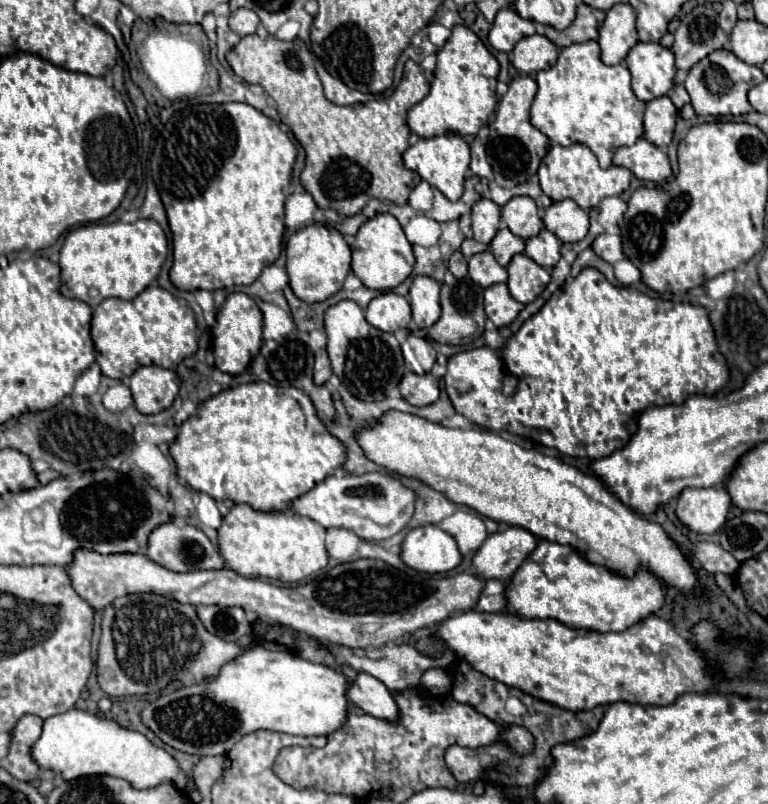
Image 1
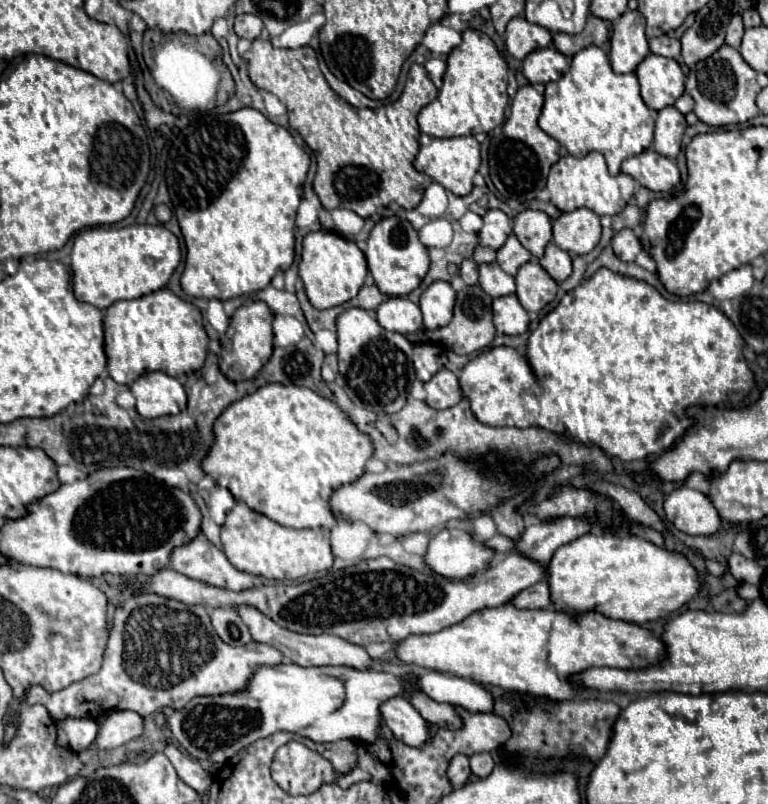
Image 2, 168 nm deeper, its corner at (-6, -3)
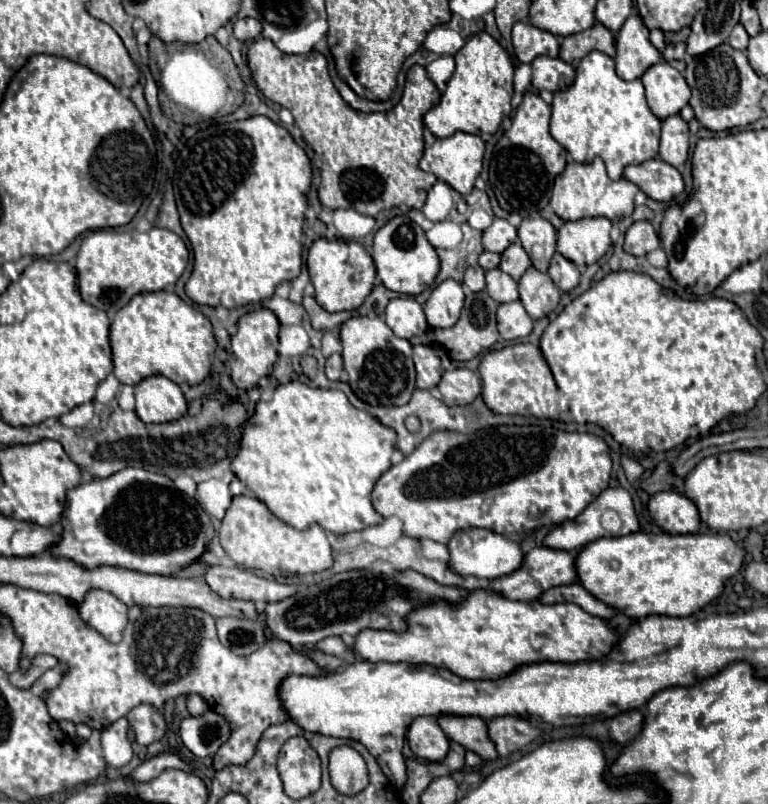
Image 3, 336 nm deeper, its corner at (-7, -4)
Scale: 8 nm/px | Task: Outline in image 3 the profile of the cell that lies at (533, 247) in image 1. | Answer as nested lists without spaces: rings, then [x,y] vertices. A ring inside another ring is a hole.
[[[555,253],[549,265],[549,277],[561,291],[571,291],[579,283],[579,269],[573,261],[565,259],[561,253]]]

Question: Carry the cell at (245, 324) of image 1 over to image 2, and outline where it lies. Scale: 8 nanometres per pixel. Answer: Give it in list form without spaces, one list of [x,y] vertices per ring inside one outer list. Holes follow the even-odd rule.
[[[260,300],[244,304],[234,312],[234,316],[230,318],[230,328],[226,332],[230,348],[220,354],[220,370],[228,380],[232,382],[250,380],[268,362],[268,358],[272,356],[272,320],[274,320],[272,310],[268,310],[268,306],[264,306],[264,302]]]

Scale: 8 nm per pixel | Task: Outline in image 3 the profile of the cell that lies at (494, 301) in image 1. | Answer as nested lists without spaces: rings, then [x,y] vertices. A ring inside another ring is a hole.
[[[521,301],[501,303],[497,309],[497,329],[507,341],[521,339],[531,333],[533,319],[525,315],[525,307],[521,307]]]

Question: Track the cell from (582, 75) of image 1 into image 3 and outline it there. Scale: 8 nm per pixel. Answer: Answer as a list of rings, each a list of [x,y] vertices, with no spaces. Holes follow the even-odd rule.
[[[601,51],[587,53],[569,87],[553,93],[551,137],[563,145],[577,163],[601,157],[611,179],[621,179],[623,167],[657,157],[661,121],[651,113],[641,79],[625,81],[615,73],[615,63]]]

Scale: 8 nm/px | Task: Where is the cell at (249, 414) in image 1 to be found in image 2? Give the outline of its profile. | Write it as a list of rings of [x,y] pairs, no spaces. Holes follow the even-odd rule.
[[[266,384],[254,394],[230,404],[214,424],[216,442],[202,462],[202,468],[220,486],[228,488],[236,498],[252,510],[288,528],[332,528],[340,518],[328,506],[332,492],[344,484],[356,482],[364,474],[366,462],[372,458],[372,440],[336,406],[304,386]]]

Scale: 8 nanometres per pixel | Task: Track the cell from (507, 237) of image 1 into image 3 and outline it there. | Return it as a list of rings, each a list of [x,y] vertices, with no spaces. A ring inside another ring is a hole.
[[[513,243],[509,245],[503,253],[501,253],[501,265],[499,265],[505,273],[509,273],[515,281],[521,279],[521,275],[531,267],[531,259],[525,253],[525,249],[521,247],[521,243]]]

